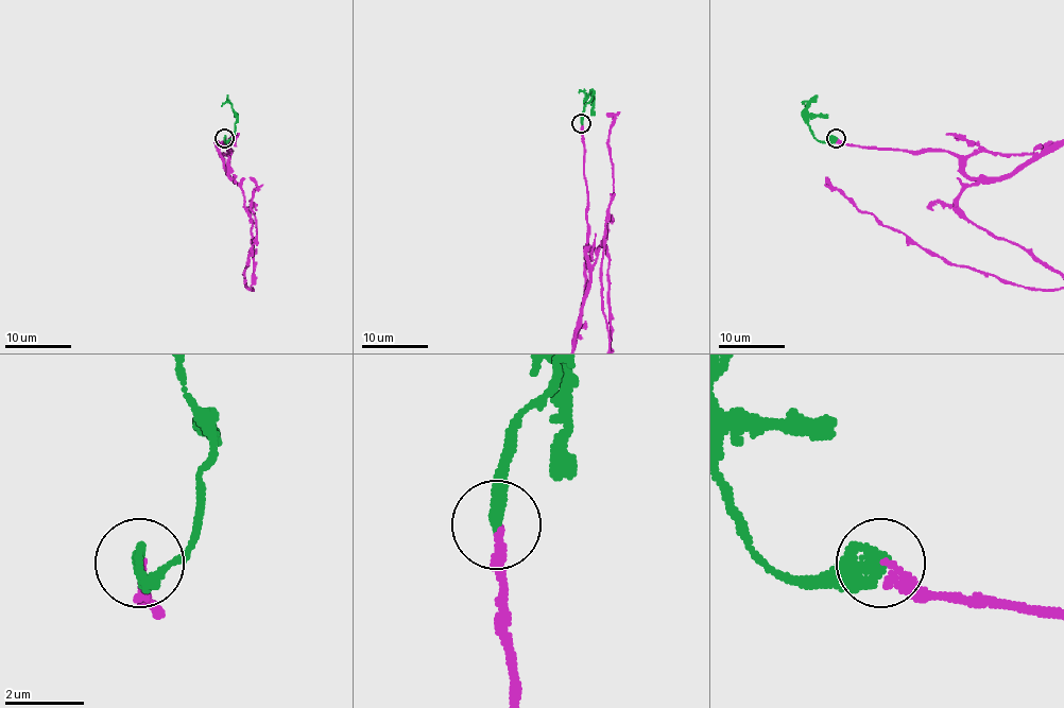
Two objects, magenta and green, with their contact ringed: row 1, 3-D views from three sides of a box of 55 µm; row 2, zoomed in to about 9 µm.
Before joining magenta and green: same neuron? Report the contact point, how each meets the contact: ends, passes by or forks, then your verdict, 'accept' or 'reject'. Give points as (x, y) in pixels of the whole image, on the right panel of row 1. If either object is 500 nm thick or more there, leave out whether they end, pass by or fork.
place (836, 138); magenta ends; green ends; accept

